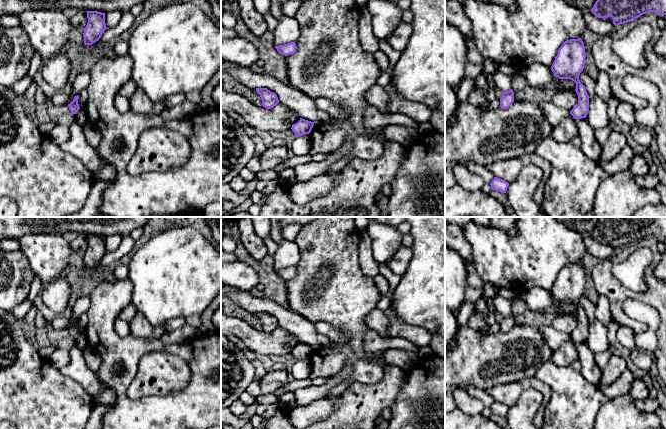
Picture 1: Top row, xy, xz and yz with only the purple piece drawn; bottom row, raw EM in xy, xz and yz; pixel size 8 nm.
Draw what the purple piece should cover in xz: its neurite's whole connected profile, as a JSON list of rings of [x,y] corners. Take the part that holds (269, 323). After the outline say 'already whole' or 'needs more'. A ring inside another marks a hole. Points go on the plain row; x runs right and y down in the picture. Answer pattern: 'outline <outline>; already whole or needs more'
outline [[[256,312],[256,316],[260,319],[262,330],[266,333],[271,333],[279,327],[277,319],[267,312]]]; already whole

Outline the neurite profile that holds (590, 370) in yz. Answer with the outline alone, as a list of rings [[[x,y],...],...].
[[[586,342],[575,343],[578,357],[581,363],[580,373],[588,382],[599,385],[601,383],[602,370],[594,360],[594,352],[588,347]]]

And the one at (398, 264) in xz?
[[[401,246],[387,262],[388,267],[397,275],[402,276],[410,263],[412,250],[409,247]]]

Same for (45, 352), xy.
[[[51,344],[47,347],[39,348],[39,353],[44,359],[48,360],[55,350],[55,345]]]

